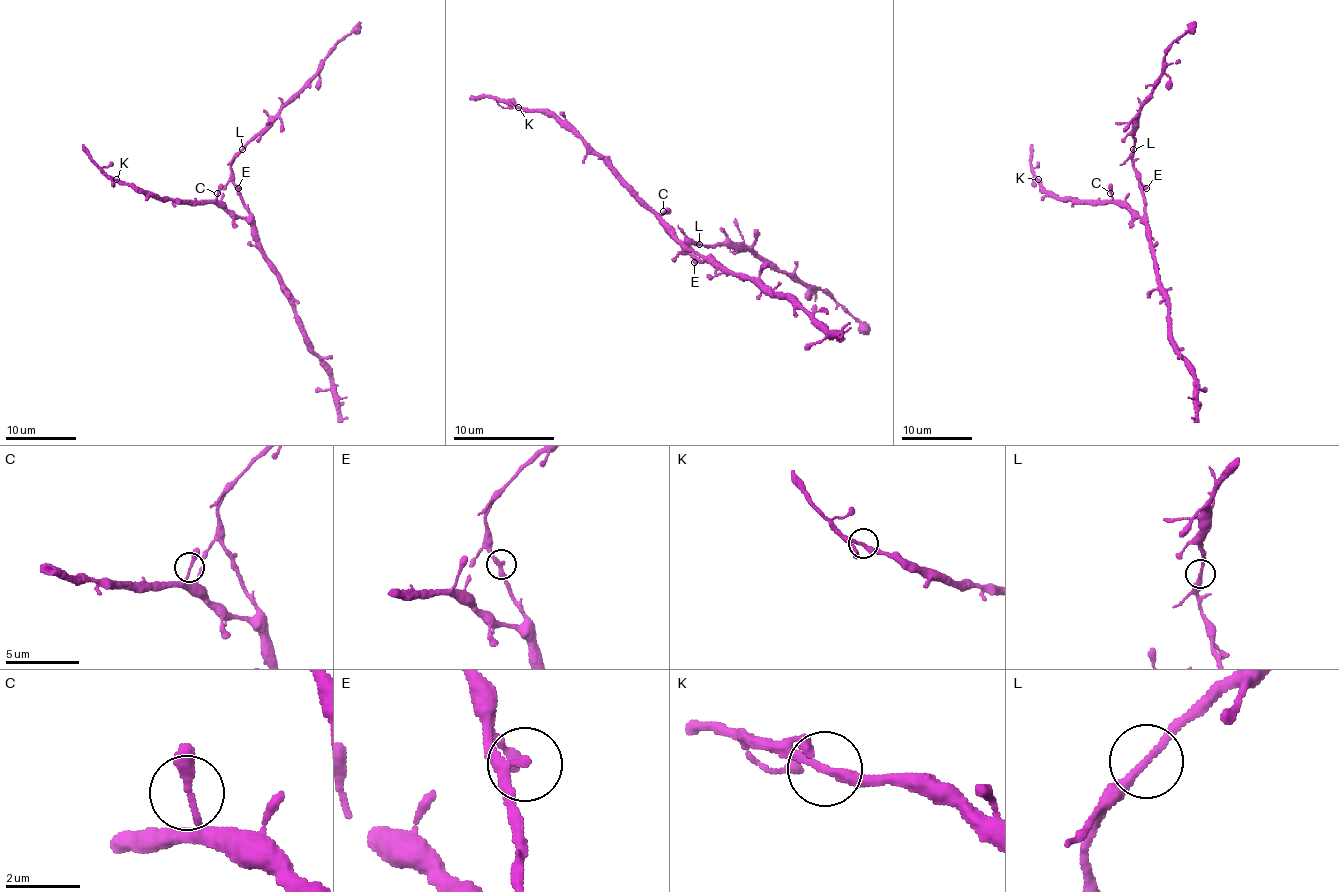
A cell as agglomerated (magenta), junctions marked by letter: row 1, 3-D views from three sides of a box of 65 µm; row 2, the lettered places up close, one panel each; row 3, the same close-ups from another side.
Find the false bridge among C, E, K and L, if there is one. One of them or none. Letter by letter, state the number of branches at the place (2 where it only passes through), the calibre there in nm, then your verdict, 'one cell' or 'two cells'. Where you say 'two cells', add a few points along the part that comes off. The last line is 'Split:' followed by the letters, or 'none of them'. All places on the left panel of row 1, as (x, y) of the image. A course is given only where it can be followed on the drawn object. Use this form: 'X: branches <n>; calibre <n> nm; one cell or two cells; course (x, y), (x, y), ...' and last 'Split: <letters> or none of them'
C: branches 2; calibre 240 nm; one cell
E: branches 2; calibre 240 nm; one cell
K: branches 2; calibre 280 nm; one cell
L: branches 2; calibre 240 nm; one cell
Split: none of them

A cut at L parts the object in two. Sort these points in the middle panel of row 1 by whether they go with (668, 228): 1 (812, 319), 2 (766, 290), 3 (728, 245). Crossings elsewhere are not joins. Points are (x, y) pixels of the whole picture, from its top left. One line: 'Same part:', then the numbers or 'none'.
Same part: 1, 2

